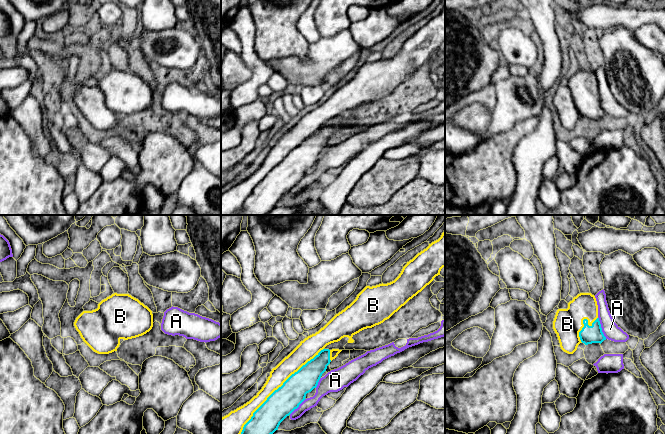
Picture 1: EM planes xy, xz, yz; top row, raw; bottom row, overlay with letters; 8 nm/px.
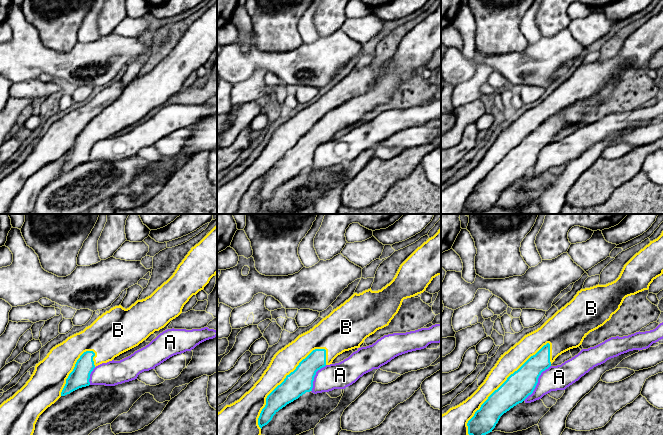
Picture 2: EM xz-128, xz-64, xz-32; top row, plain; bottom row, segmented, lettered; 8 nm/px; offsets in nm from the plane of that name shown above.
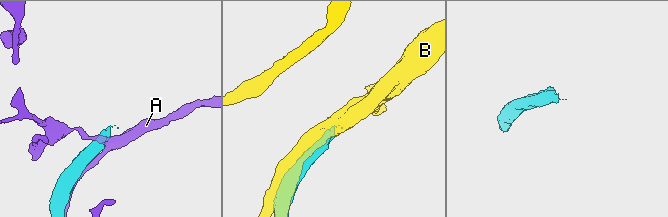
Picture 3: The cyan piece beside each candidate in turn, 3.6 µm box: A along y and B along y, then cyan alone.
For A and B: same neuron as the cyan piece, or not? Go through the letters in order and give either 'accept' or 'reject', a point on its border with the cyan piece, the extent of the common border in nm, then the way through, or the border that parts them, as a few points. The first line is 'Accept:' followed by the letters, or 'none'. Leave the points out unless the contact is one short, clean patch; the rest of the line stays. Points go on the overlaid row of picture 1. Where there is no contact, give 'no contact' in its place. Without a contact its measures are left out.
Accept: B
A: reject | yz (601, 328) | 190 nm
B: accept | xz (278, 388) | 950 nm

